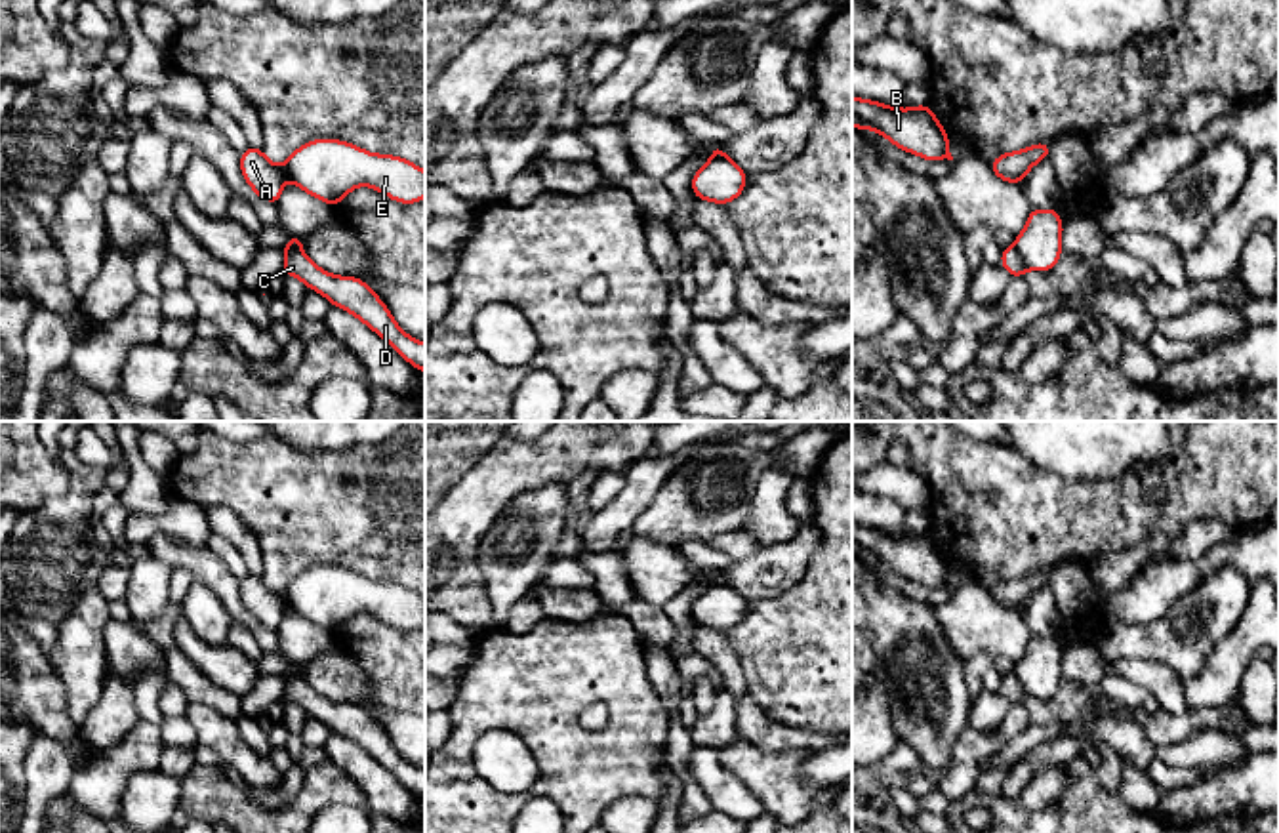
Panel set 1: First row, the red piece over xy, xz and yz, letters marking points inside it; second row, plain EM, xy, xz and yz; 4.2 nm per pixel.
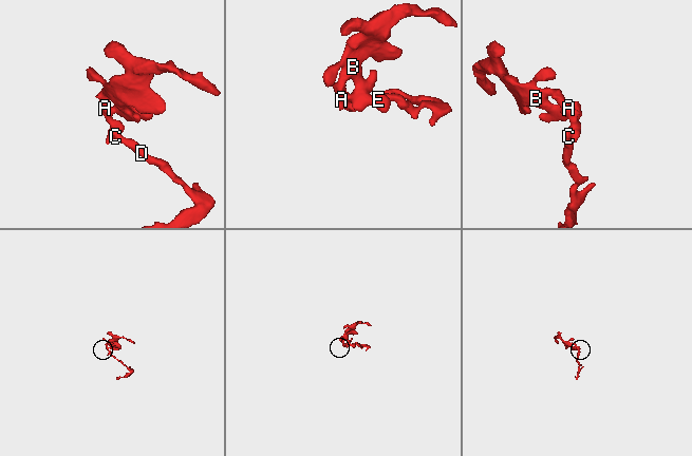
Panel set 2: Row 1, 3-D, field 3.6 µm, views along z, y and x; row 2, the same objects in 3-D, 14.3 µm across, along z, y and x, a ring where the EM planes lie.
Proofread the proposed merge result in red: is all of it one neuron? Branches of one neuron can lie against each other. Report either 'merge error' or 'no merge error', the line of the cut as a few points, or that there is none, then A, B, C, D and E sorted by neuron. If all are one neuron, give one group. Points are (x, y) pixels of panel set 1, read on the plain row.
merge error; cut in yz along (1013, 673), (1028, 694); A B E / C D

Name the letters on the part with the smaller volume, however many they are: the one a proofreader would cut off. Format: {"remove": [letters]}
{"remove": ["C", "D"]}

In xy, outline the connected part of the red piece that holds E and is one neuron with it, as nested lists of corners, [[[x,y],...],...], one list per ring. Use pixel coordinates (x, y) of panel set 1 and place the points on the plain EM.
[[[337,566],[309,568],[295,576],[282,593],[273,591],[263,576],[248,574],[240,581],[240,599],[254,620],[274,633],[286,604],[334,635],[362,612],[400,631],[416,631],[425,623],[425,599],[414,589],[368,579]]]

